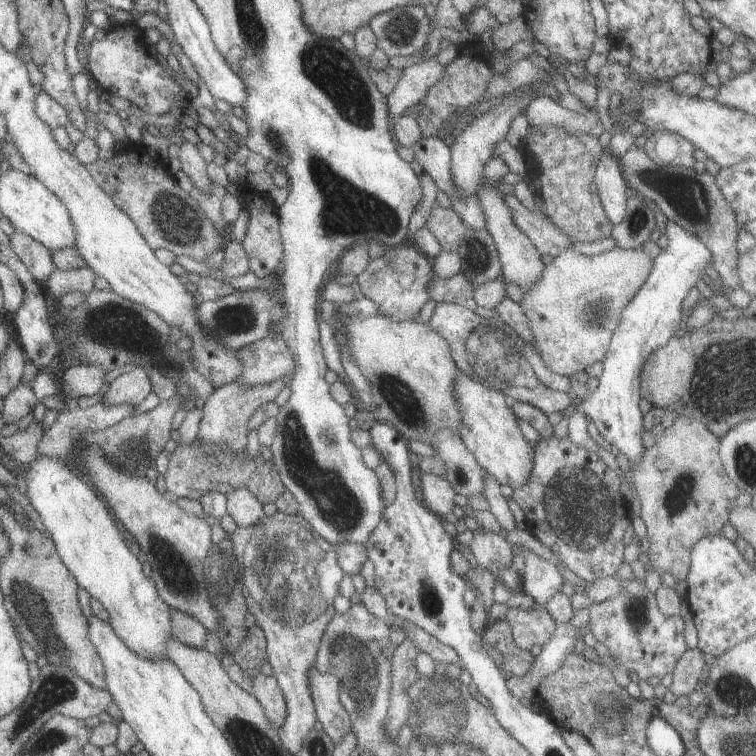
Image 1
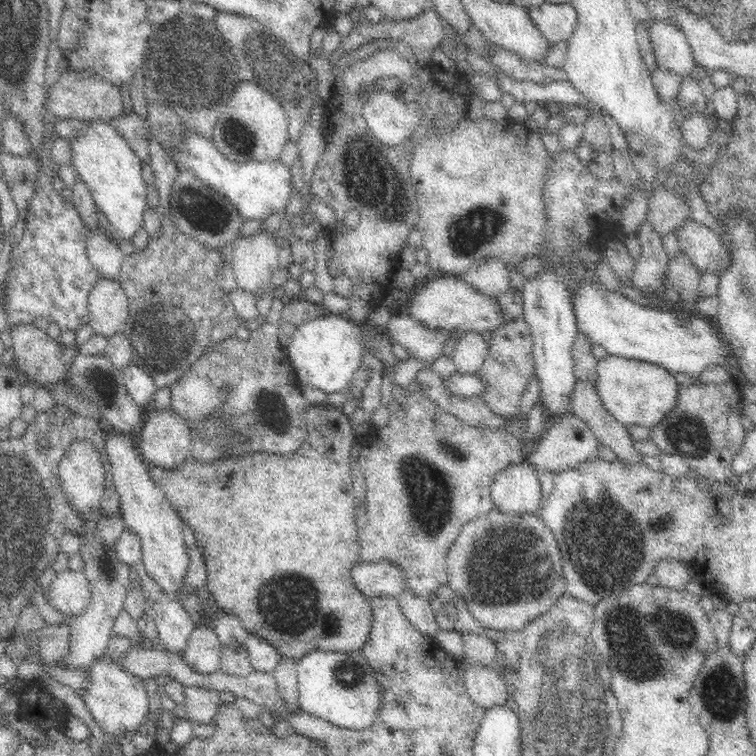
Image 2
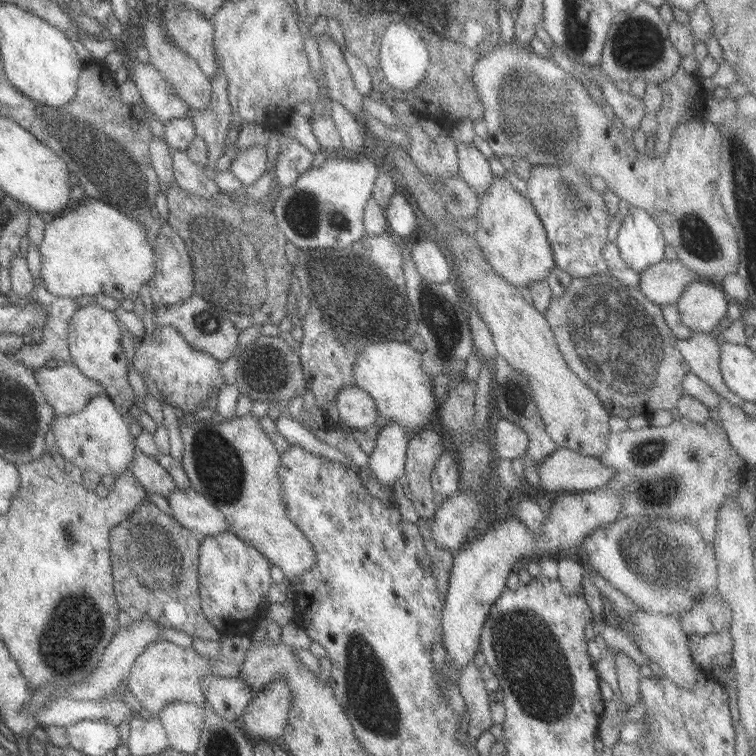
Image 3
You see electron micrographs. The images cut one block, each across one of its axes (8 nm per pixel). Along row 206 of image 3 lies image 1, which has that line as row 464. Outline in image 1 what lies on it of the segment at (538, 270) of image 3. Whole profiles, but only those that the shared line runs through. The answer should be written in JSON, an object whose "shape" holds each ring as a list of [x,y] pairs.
{"shape":[[[461,372],[453,382],[453,392],[461,410],[459,438],[463,446],[475,456],[479,468],[493,476],[501,486],[509,486],[513,492],[523,488],[529,482],[533,470],[535,448],[523,438],[507,396],[495,388],[487,388],[481,378],[471,378]]]}

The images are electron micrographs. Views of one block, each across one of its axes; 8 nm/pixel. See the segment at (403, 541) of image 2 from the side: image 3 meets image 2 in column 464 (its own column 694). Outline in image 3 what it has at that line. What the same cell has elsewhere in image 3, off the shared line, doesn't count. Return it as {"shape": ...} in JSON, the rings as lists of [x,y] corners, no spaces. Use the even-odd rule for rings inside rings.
{"shape":[[[677,418],[673,420],[669,426],[663,428],[641,428],[641,430],[623,430],[623,432],[615,432],[607,436],[605,442],[605,452],[603,456],[599,456],[597,460],[601,460],[609,470],[613,470],[613,478],[607,486],[603,486],[605,490],[611,490],[613,494],[617,494],[623,500],[621,506],[621,516],[623,518],[631,518],[631,516],[639,516],[639,518],[667,518],[667,520],[679,520],[679,522],[689,522],[693,526],[697,526],[701,538],[711,544],[713,536],[715,536],[715,528],[717,528],[717,514],[721,510],[721,506],[725,504],[725,500],[735,500],[737,490],[741,486],[741,474],[743,470],[739,468],[747,468],[747,464],[737,456],[737,452],[731,448],[725,430],[715,424],[713,420],[705,422],[705,424],[695,424],[689,422],[685,418]],[[655,486],[663,486],[661,496],[653,498]]]}

